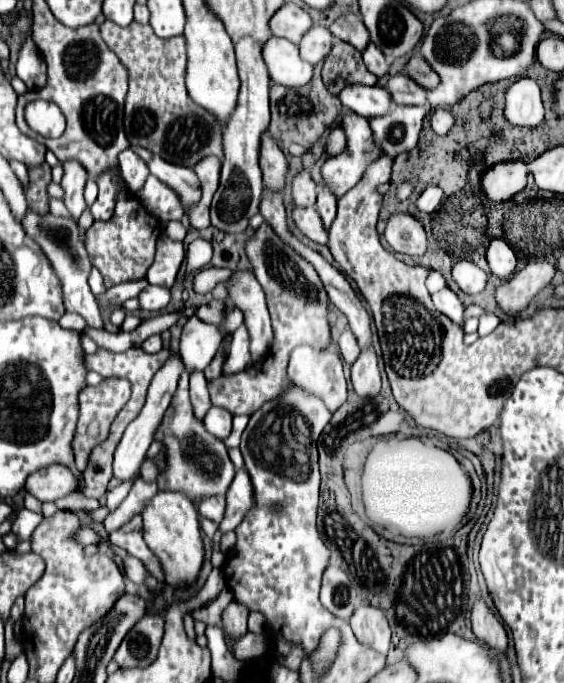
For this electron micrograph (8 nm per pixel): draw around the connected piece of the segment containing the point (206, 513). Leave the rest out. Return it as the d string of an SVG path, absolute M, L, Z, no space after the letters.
M210 495L198 501L198 513L206 519L212 519L214 523L220 523L220 519L224 517L224 507L226 507L226 501L222 495Z

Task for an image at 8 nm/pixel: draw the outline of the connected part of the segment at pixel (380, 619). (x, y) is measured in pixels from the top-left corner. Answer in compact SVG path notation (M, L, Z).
M358 607L350 617L350 625L360 643L372 647L378 653L388 653L392 631L382 609Z

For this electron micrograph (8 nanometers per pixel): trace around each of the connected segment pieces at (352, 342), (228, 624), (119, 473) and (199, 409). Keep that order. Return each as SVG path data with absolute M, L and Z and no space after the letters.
M344 331L344 333L340 335L340 339L338 339L338 349L340 349L340 355L342 355L342 359L344 359L346 363L352 365L352 363L356 361L356 357L358 357L358 353L360 353L360 347L358 347L356 337L354 337L352 331Z
M232 601L224 611L222 611L222 629L230 639L240 639L242 635L248 633L246 627L248 621L248 607Z
M170 357L164 367L158 371L158 375L154 375L150 387L148 387L148 397L146 397L146 405L142 407L140 415L126 427L118 447L116 447L116 453L114 453L114 477L118 481L130 481L138 471L140 471L140 465L142 461L146 459L146 451L150 447L150 443L154 441L154 435L164 419L164 413L166 409L170 407L170 399L174 397L174 391L176 391L176 383L178 383L178 377L180 373L184 371L184 365L180 361L180 357Z
M192 373L190 375L190 401L192 401L194 417L198 421L202 421L206 417L206 411L212 407L204 373Z

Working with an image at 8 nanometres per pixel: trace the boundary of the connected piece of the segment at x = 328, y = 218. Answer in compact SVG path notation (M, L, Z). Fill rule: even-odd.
M320 187L318 189L318 211L322 215L322 221L326 227L332 225L334 217L336 217L336 209L338 209L338 199L336 195L328 189L328 187Z

